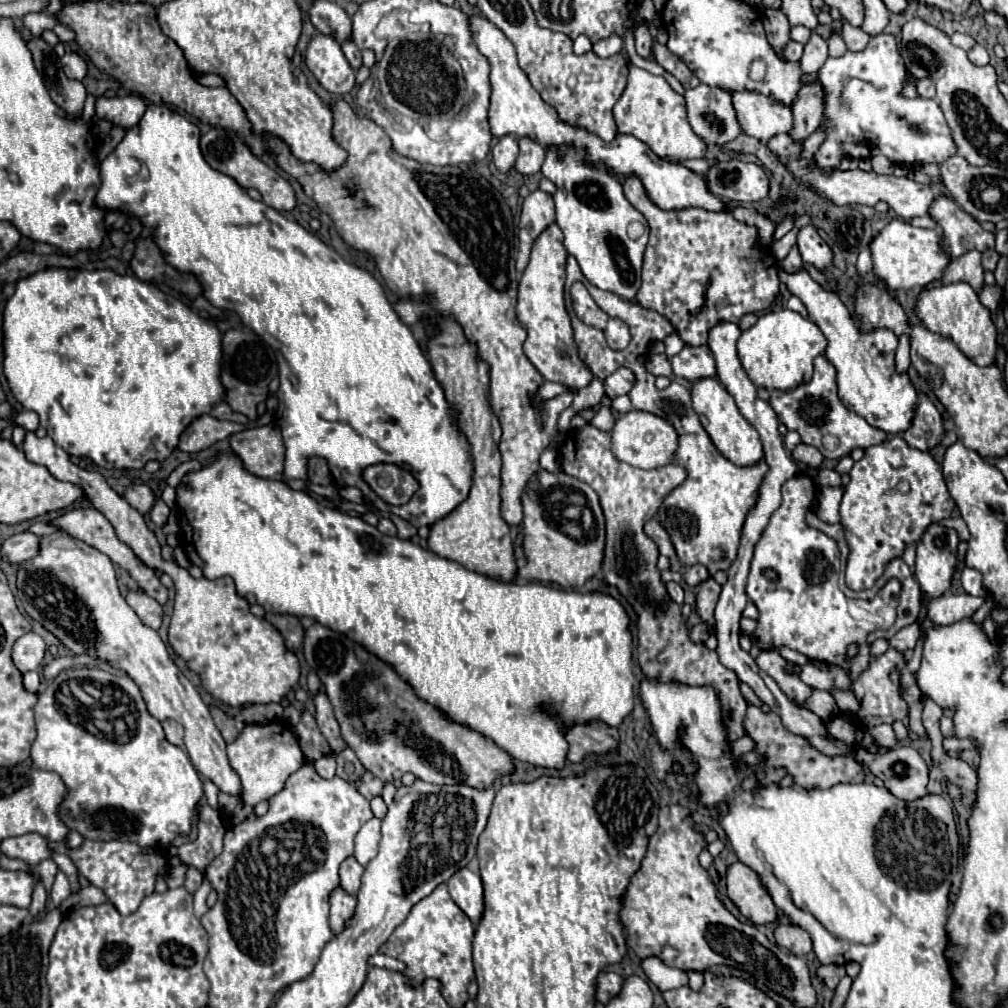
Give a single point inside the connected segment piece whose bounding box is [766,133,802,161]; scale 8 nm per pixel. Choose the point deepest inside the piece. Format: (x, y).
(782, 145)

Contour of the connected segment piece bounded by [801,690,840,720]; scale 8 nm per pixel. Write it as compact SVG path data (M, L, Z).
M814 690L801 707L811 710L823 720L828 720L840 713L834 698L828 691Z

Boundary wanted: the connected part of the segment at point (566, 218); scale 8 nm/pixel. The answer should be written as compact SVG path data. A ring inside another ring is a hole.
M552 145L546 151L542 175L556 185L556 193L552 195L556 201L556 223L564 233L564 247L572 257L576 257L584 277L592 285L632 301L640 287L642 255L648 243L648 223L644 215L628 203L616 175L606 167L588 161L584 151L576 145L568 145L566 149ZM630 221L640 221L646 227L640 239L630 239L626 235Z

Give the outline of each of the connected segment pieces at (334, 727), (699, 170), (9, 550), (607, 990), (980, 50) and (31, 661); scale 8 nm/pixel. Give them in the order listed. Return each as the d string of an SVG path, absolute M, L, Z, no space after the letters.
M320 691L316 697L314 697L314 705L316 705L316 723L320 727L320 733L326 737L332 753L340 753L344 751L346 743L340 735L340 725L334 717L334 711L332 711L332 705L328 701L328 697L324 695L324 691Z
M686 159L686 161L678 161L678 165L694 171L696 175L704 175L706 167L710 167L710 163L714 163L714 161L708 161L708 159Z
M30 531L14 535L2 545L2 555L10 563L24 563L36 557L38 553L40 553L40 537Z
M604 971L600 977L598 977L598 989L596 989L596 999L600 1003L608 1003L610 999L614 999L616 995L620 995L622 991L622 985L624 985L624 979L616 973L608 973Z
M976 43L976 45L970 49L970 61L972 61L974 65L982 67L982 65L988 65L990 55L988 55L988 51L986 51L982 45L978 45L978 43Z
M26 633L22 635L16 643L14 643L14 651L12 651L12 659L16 663L16 667L26 673L26 671L34 671L40 667L42 659L46 655L46 645L44 639L36 633Z

